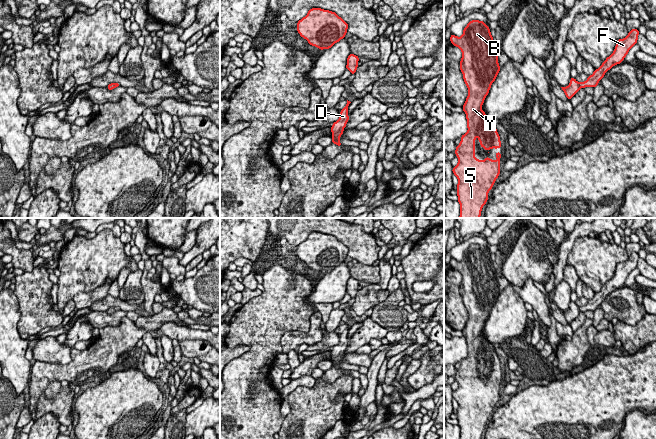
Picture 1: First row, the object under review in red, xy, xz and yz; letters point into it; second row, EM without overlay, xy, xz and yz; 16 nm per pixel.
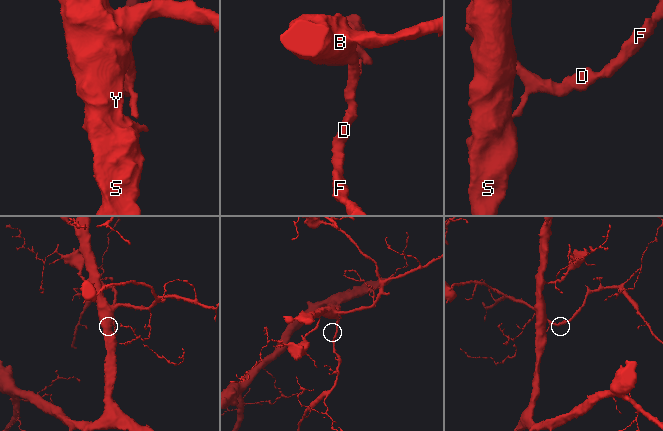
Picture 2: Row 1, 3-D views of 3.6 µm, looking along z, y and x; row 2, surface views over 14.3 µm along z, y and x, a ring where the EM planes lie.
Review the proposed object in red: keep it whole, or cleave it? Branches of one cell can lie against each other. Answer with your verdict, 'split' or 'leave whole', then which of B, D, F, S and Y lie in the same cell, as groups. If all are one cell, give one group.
leave whole; B D F S Y

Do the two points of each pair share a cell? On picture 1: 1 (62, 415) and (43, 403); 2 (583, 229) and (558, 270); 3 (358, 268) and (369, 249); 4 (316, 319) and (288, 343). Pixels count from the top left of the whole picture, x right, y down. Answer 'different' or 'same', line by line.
1: same
2: same
3: different
4: same

